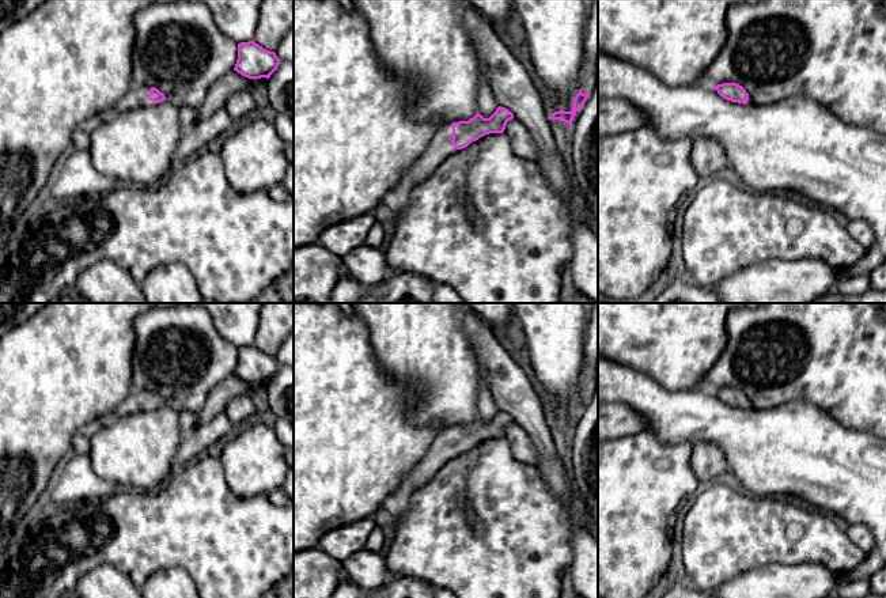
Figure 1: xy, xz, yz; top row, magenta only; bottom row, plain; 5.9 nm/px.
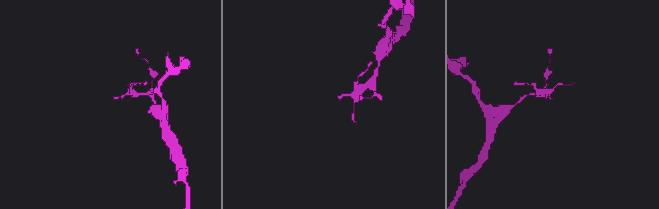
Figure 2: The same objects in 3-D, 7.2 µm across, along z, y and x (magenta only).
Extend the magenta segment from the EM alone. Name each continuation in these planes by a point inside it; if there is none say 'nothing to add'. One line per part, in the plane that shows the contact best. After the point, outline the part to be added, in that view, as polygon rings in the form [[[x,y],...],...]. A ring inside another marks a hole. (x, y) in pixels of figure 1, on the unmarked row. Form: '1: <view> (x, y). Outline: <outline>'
1: xz (439, 453). Outline: [[[451,428],[442,429],[425,451],[424,457],[405,476],[398,492],[404,500],[427,485],[438,470],[458,455],[451,448],[451,444]]]

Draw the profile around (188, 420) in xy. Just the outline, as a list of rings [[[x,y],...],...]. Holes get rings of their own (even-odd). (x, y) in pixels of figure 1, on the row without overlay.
[[[189,410],[178,412],[178,423],[182,436],[190,435],[197,427],[197,415]]]

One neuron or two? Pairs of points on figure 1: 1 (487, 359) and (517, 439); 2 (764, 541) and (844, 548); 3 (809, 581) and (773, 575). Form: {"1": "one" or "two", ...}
{"1": "two", "2": "one", "3": "one"}

